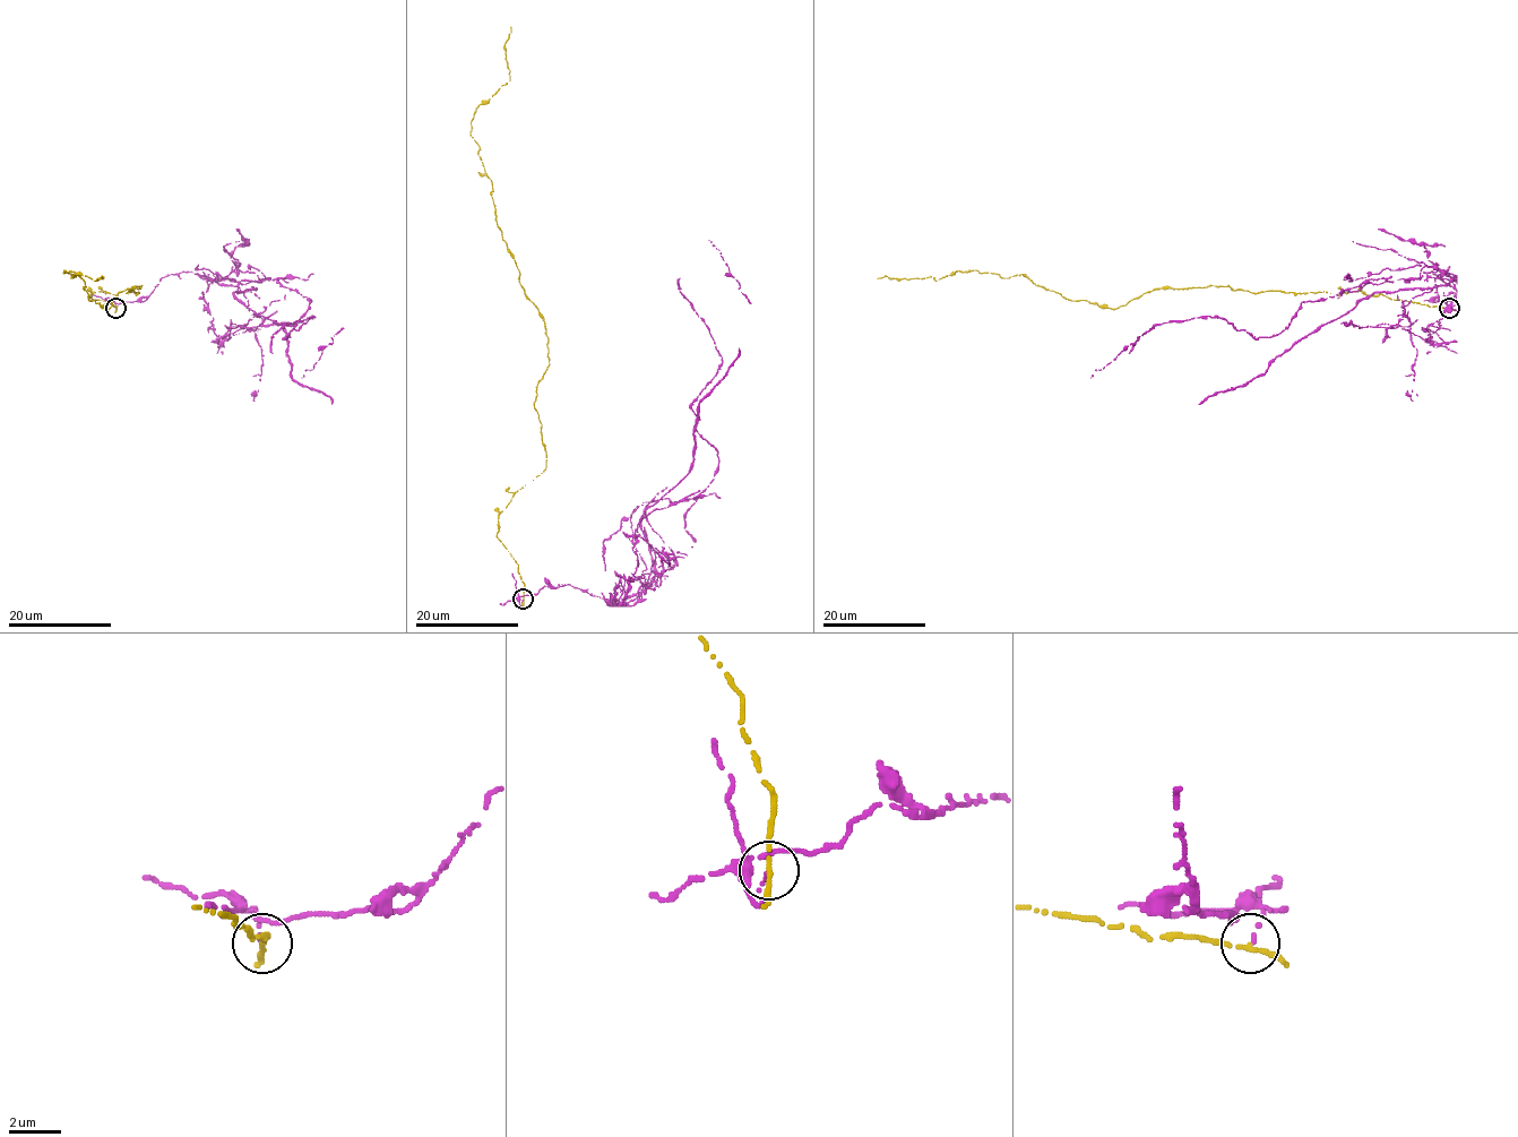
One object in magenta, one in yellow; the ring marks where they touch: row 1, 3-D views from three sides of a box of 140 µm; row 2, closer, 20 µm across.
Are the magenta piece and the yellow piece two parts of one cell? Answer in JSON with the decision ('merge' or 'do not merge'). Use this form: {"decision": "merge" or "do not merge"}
{"decision": "do not merge"}

